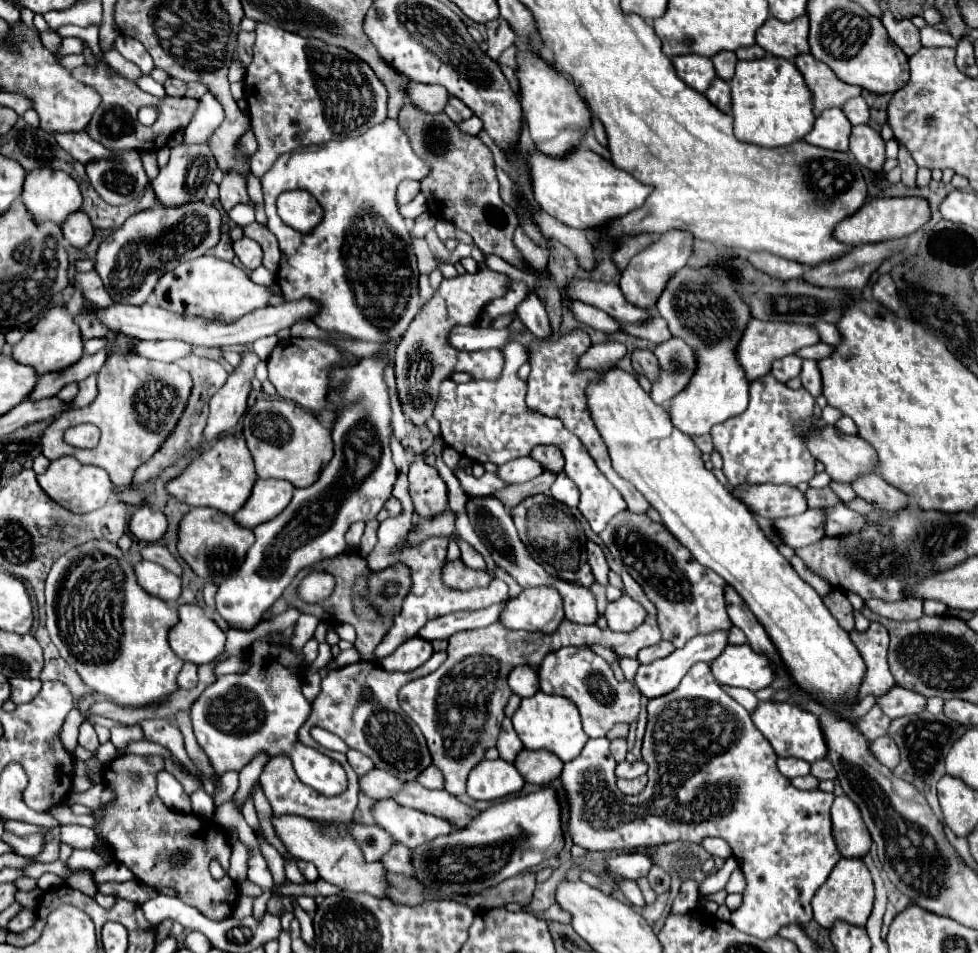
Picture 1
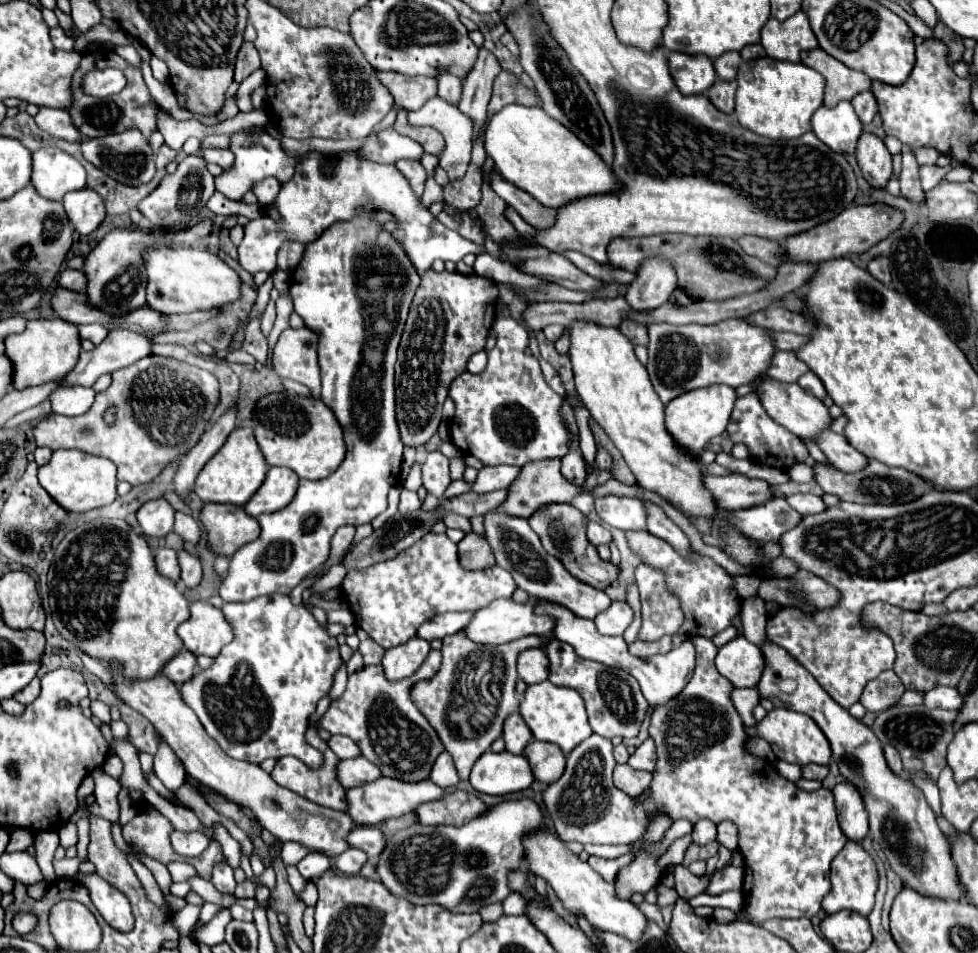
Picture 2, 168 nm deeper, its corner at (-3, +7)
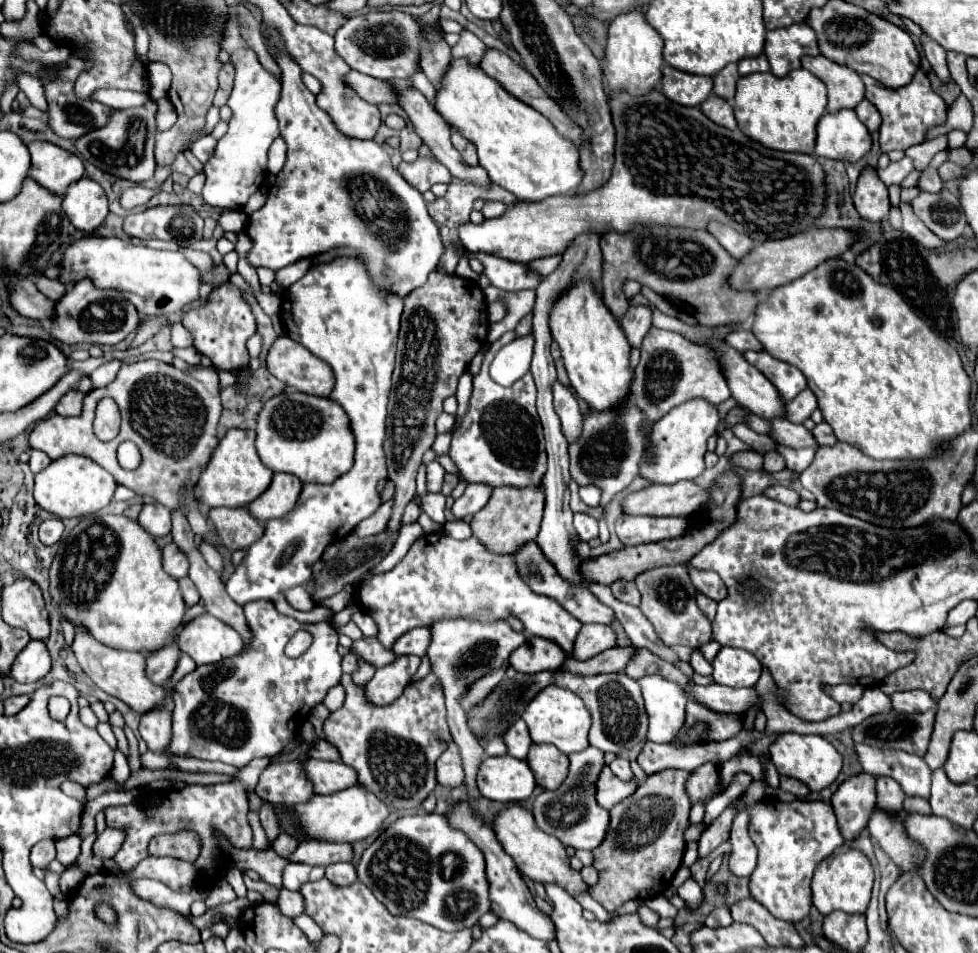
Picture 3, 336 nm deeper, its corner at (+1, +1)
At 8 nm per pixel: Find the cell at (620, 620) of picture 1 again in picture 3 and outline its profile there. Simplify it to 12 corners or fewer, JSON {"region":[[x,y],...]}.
{"region":[[582,625],[572,659],[588,661],[614,645],[610,625]]}

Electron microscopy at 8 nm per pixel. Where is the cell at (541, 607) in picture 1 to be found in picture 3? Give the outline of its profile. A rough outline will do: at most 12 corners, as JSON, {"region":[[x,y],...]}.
{"region":[[508,621],[430,625],[426,657],[460,747],[468,801],[484,749],[460,701],[526,641]]}

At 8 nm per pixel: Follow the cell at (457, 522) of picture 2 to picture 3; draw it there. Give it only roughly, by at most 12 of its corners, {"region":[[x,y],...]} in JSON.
{"region":[[442,493],[418,495],[424,513],[446,523]]}

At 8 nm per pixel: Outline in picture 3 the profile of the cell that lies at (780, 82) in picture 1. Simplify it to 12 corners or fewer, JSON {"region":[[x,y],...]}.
{"region":[[806,69],[740,77],[738,129],[812,153],[826,85]]}

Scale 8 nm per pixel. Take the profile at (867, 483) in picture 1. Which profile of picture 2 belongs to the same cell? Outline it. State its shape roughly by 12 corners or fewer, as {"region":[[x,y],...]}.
{"region":[[824,431],[818,447],[844,473],[856,473],[868,459],[844,435]]}

